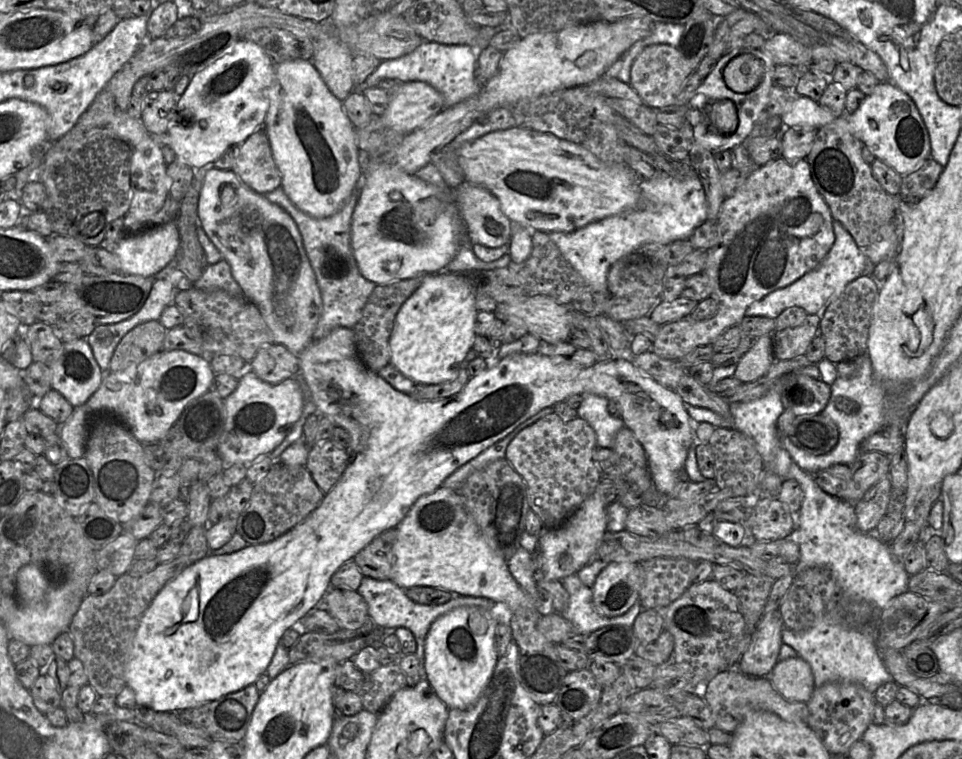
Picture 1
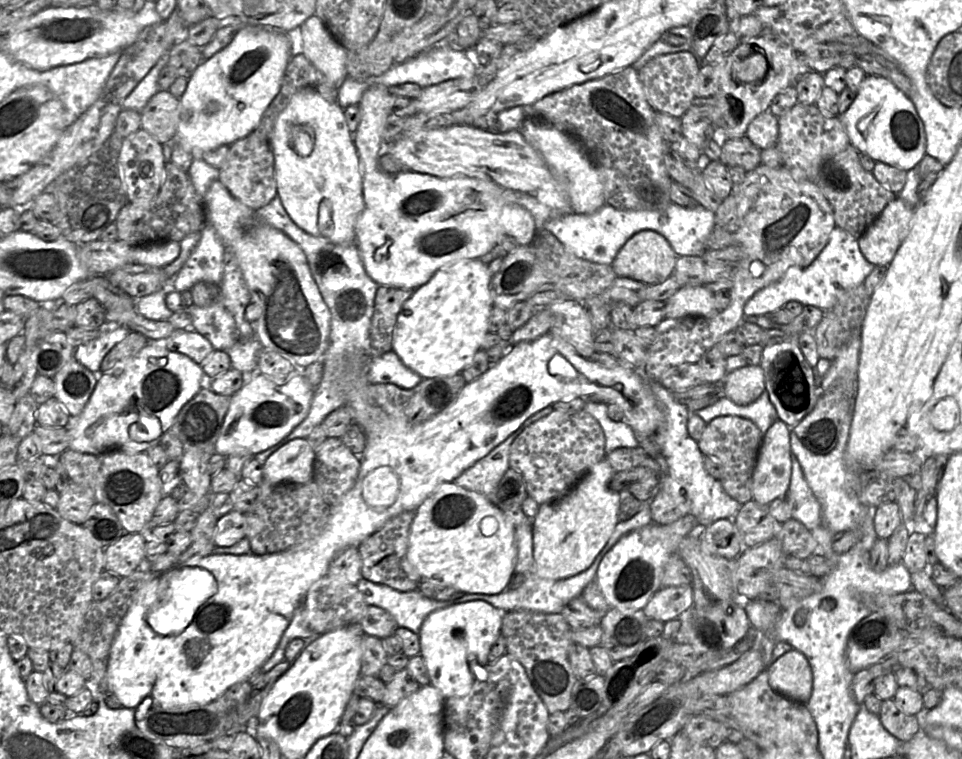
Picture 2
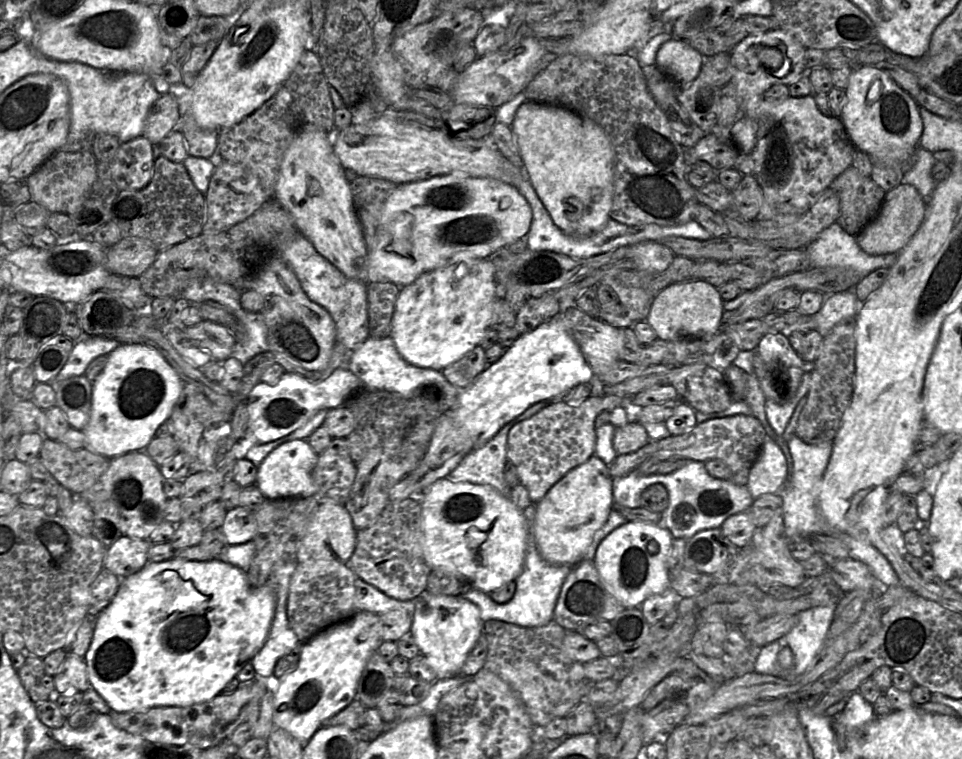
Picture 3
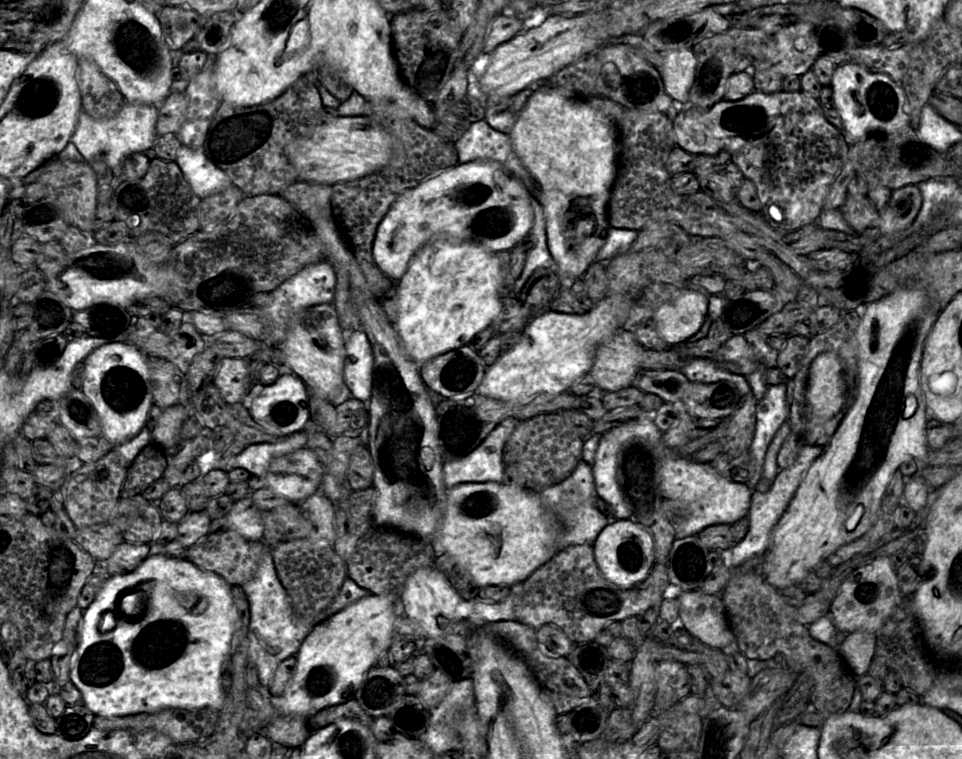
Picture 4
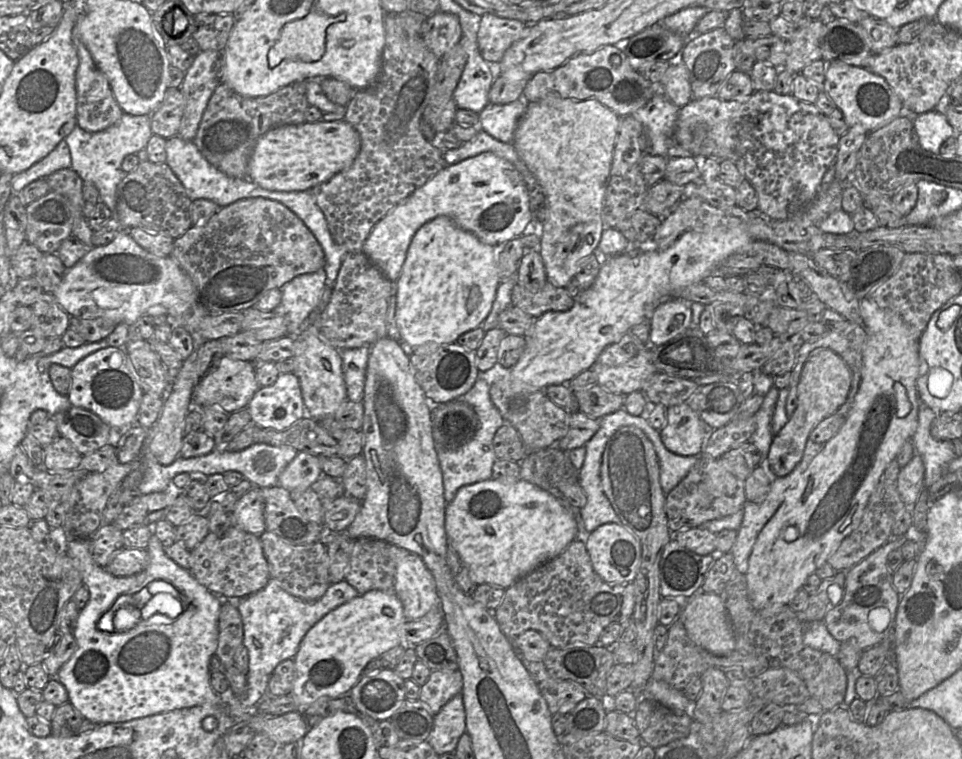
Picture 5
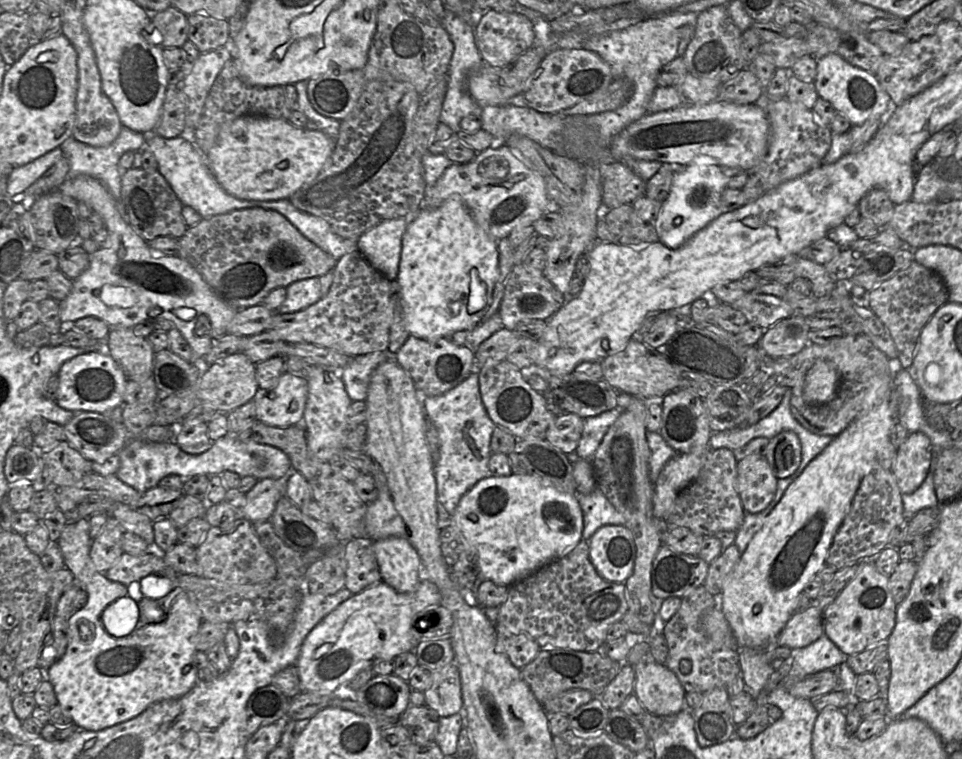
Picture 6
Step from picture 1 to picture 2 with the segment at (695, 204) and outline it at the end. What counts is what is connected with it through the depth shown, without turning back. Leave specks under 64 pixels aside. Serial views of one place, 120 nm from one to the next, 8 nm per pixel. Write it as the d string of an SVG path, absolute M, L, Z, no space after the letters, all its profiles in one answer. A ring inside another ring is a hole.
M672 202L662 210L623 210L605 204L589 214L571 213L549 219L544 222L542 227L552 232L577 257L595 263L611 265L623 245L634 234L642 230L653 230L661 234L678 256L702 256L709 249L707 247L707 240L716 225L715 213L707 210L700 204L688 208Z

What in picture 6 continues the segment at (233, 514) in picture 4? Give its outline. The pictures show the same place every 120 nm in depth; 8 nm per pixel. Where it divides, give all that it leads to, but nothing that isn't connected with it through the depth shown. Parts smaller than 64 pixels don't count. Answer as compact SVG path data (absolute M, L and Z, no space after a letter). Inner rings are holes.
M265 478L258 480L246 493L246 502L239 515L251 523L270 520L277 502L284 496L284 480Z

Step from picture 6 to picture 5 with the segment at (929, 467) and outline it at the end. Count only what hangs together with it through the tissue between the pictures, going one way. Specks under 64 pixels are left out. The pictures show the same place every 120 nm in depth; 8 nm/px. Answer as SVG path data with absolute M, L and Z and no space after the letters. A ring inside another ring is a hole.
M915 453L911 461L901 468L897 489L907 506L912 506L918 500L924 489L925 465L922 457Z

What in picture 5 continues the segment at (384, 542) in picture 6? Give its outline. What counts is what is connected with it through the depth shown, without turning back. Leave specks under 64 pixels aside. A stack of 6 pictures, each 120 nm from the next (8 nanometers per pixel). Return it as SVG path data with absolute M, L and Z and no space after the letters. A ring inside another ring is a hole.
M413 552L398 562L393 591L402 603L407 620L419 619L439 607L433 575L422 558Z

